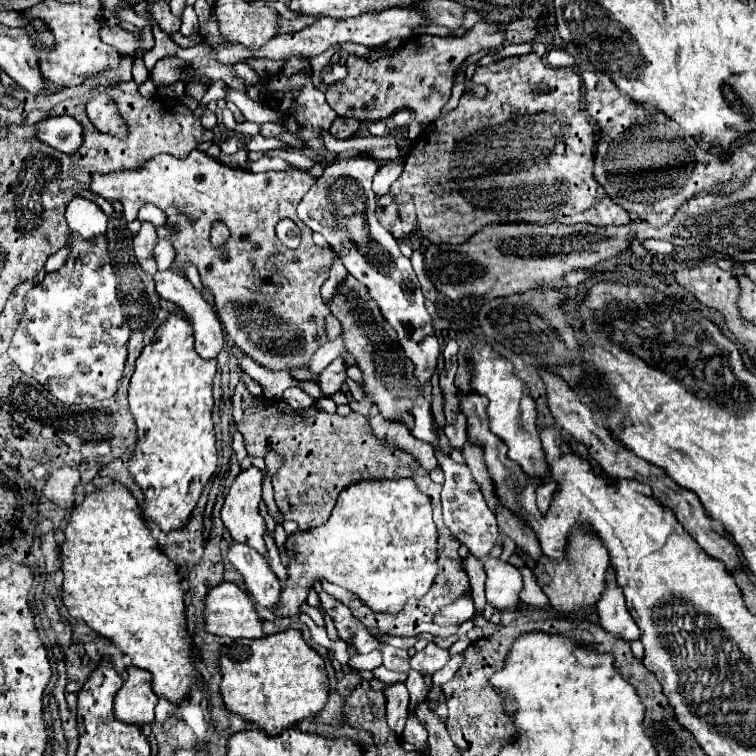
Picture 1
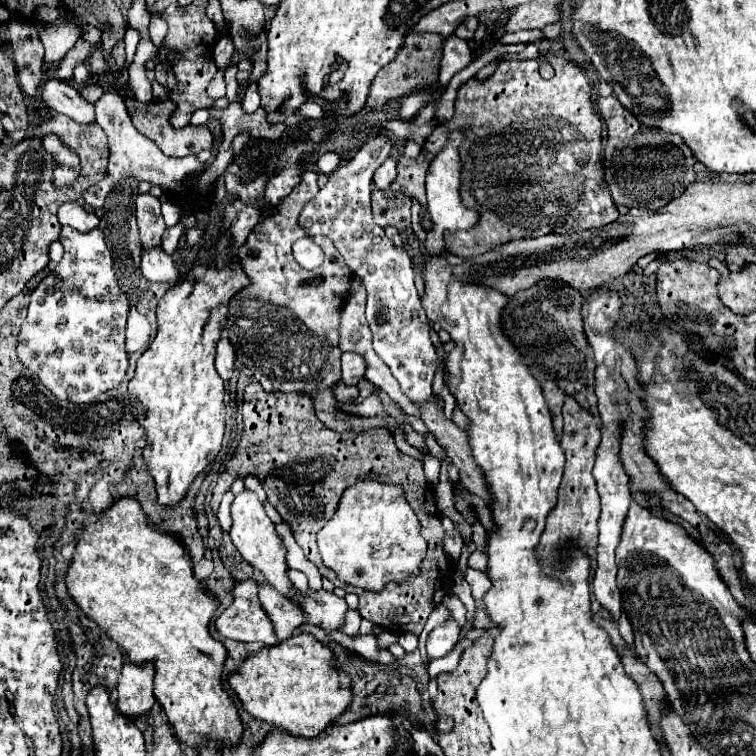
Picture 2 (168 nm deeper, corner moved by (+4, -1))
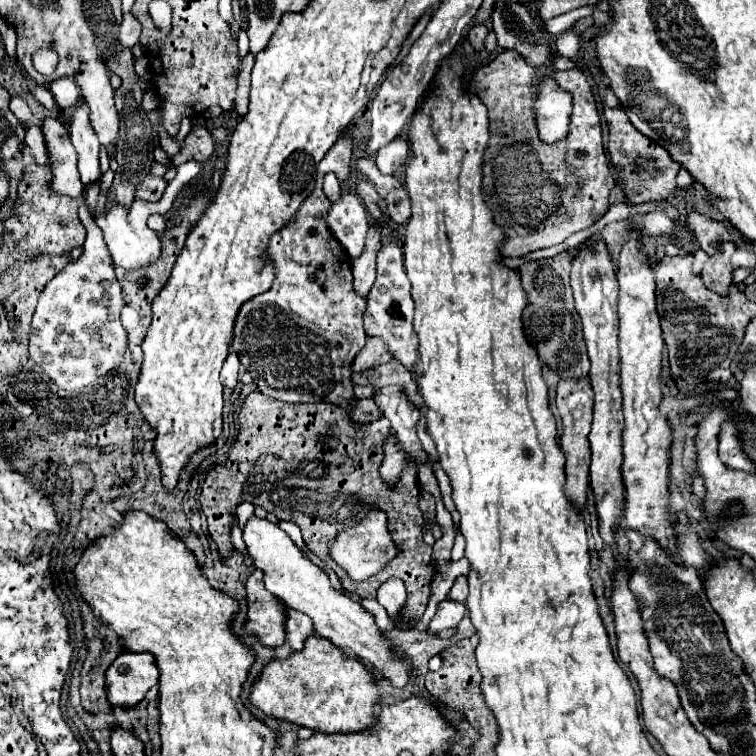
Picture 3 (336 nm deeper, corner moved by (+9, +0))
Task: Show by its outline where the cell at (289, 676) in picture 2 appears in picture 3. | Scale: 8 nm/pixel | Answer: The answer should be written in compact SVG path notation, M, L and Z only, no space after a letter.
M311 636L301 652L265 666L253 686L251 702L267 716L317 732L357 732L377 722L379 690L375 682L375 676L355 656L349 656L331 640Z

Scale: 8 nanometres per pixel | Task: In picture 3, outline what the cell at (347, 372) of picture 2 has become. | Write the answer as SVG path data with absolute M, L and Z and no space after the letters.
M367 338L367 344L363 346L363 350L357 354L353 362L353 372L361 372L371 366L385 364L391 358L393 356L389 356L389 348L385 348L385 342L381 338Z

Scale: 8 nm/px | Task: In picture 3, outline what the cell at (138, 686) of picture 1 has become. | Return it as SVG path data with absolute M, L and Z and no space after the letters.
M123 652L105 672L105 692L113 706L131 708L139 704L149 688L159 682L153 654Z

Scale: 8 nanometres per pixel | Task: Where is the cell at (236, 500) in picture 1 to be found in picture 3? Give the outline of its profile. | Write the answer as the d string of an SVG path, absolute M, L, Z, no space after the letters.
M253 516L243 530L243 540L247 544L251 558L255 560L255 566L265 572L265 588L271 594L285 602L287 608L307 614L313 620L315 632L319 636L329 638L335 646L343 650L349 648L353 654L357 654L361 662L373 666L373 670L377 670L377 676L389 680L391 686L399 690L407 686L413 670L409 658L393 650L391 642L375 624L375 616L367 612L359 602L353 602L345 592L335 590L329 582L329 576L309 558L305 558L303 552L295 546L295 542L277 524Z

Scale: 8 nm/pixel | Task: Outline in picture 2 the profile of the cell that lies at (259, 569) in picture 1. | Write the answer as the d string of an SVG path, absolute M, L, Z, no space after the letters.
M268 581L258 583L258 597L262 603L262 609L270 617L278 641L288 639L296 627L304 623L304 613L298 605L294 605L288 597L282 597Z

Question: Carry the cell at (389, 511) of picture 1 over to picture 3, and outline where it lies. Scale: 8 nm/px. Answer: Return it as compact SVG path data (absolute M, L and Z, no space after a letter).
M371 510L359 526L339 532L337 540L331 546L331 558L349 574L353 580L367 580L379 570L383 570L397 554L397 546L391 540L391 534L387 530L387 516L381 510Z

